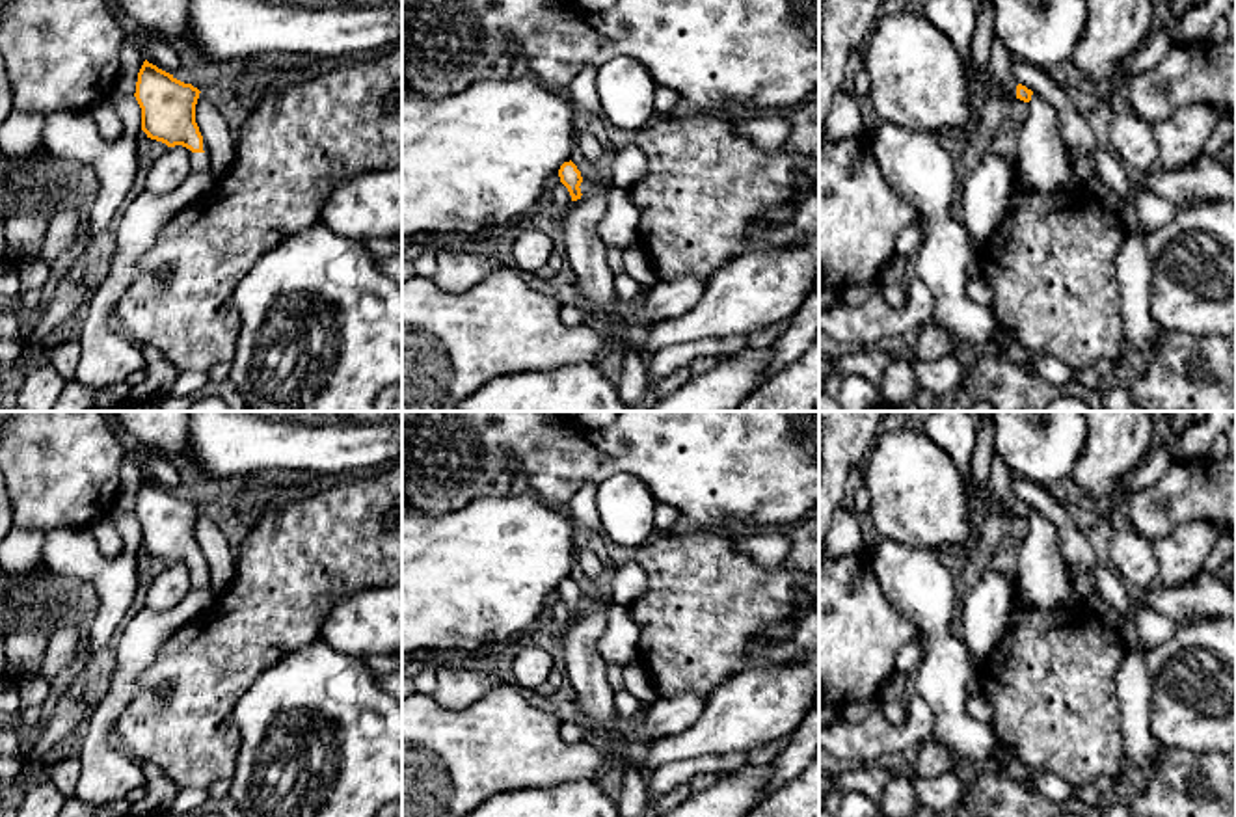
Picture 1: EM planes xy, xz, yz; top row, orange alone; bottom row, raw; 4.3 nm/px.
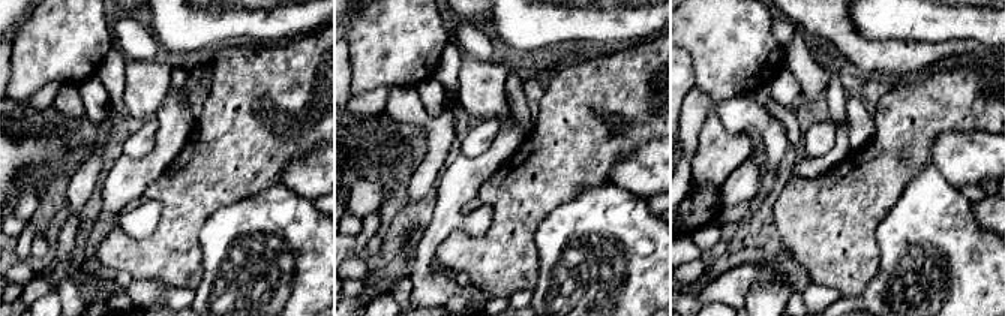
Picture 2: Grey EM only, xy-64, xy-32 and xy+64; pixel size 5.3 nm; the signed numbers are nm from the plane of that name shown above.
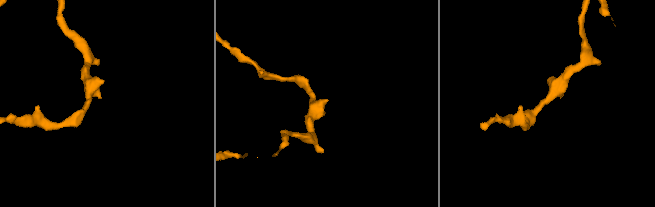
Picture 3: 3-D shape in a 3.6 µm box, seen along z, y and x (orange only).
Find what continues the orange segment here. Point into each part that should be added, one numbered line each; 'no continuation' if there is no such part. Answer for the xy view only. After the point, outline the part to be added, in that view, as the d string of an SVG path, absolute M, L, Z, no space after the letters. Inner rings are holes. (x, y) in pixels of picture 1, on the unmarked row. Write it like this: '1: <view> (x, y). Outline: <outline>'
1: xy (198, 577). Outline: M192 569L190 573L190 584L195 588L201 588L208 583L208 575L205 569Z

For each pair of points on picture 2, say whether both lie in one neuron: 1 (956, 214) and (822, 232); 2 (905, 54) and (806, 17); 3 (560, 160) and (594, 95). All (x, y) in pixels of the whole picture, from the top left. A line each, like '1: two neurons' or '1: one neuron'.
1: two neurons
2: one neuron
3: one neuron

